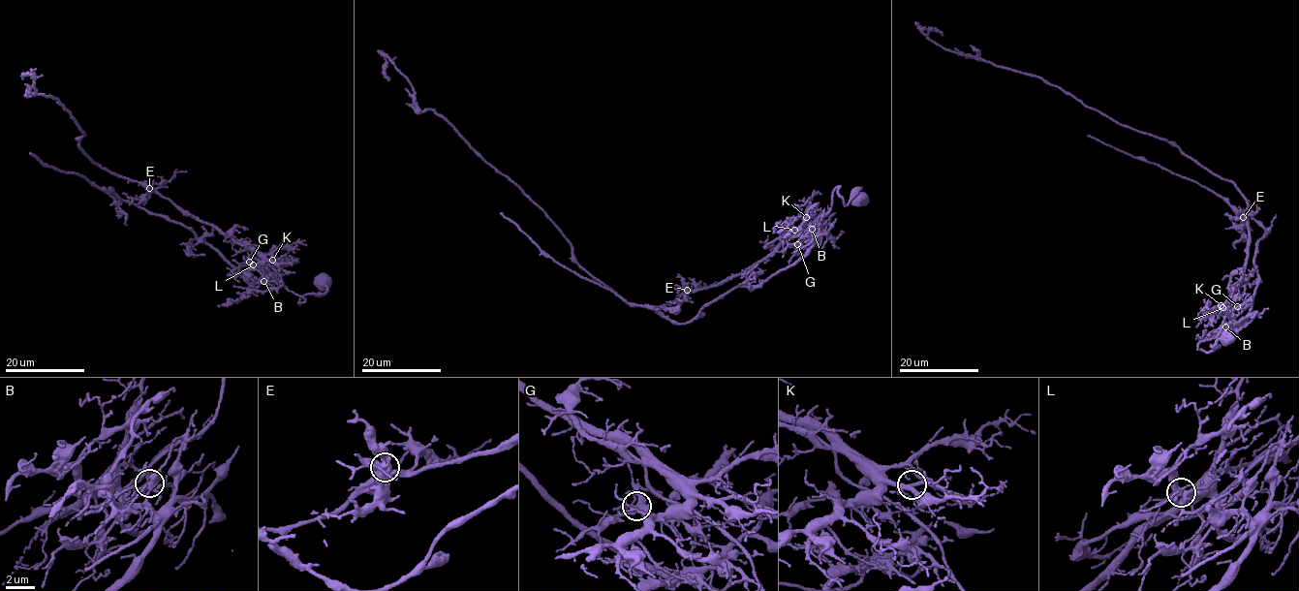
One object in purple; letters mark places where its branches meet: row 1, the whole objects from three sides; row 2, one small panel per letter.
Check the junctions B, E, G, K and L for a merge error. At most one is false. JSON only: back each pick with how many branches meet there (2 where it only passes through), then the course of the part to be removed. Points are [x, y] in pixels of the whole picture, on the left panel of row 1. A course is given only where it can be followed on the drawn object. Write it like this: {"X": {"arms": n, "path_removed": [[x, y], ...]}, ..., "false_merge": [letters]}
{"B": {"arms": 5, "path_removed": [[263, 281], [250, 279], [190, 230], [118, 200], [84, 176], [44, 166], [30, 153]]}, "false_merge": ["B"]}

